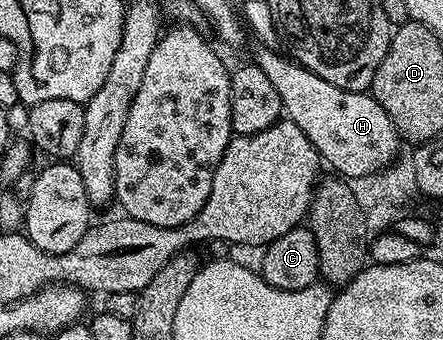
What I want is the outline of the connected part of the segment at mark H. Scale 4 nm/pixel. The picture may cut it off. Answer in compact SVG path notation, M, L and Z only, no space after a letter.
M263 45L255 46L254 65L269 76L277 96L281 96L283 114L313 144L320 159L332 166L336 175L347 180L362 179L390 167L400 157L401 139L395 131L393 120L377 104L370 93L358 90L342 90L317 76L312 70L304 70L299 63L282 53L270 50Z

